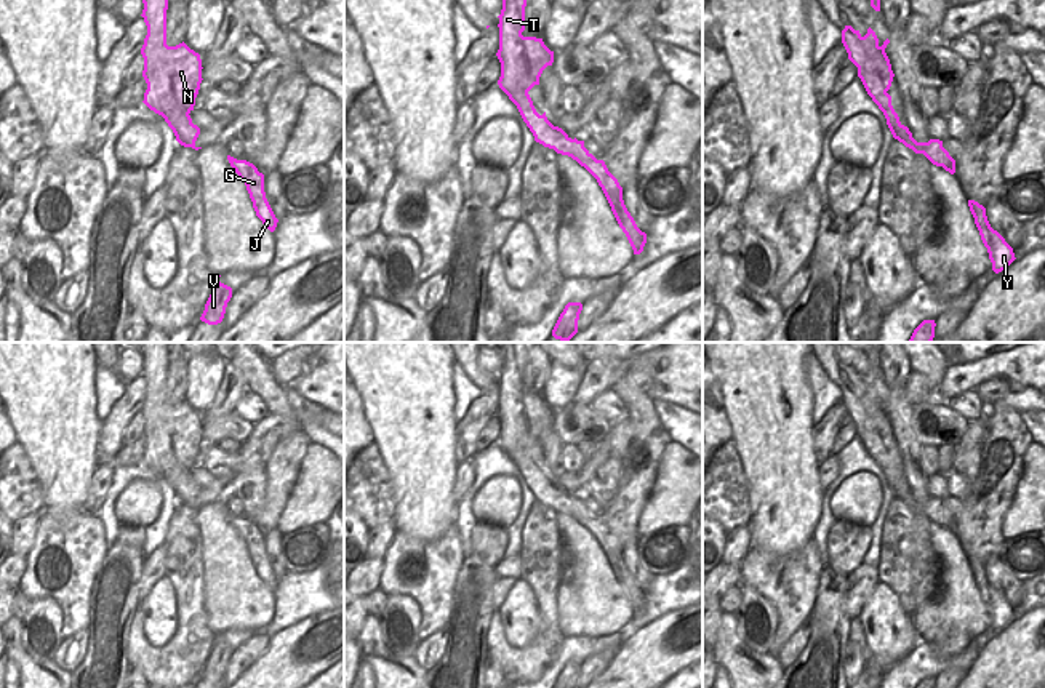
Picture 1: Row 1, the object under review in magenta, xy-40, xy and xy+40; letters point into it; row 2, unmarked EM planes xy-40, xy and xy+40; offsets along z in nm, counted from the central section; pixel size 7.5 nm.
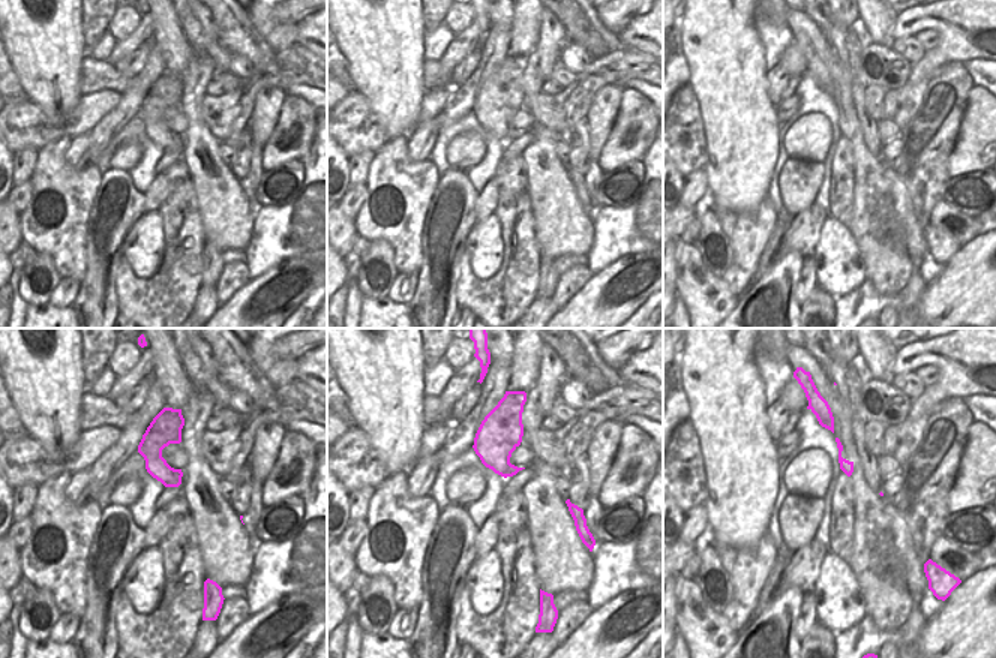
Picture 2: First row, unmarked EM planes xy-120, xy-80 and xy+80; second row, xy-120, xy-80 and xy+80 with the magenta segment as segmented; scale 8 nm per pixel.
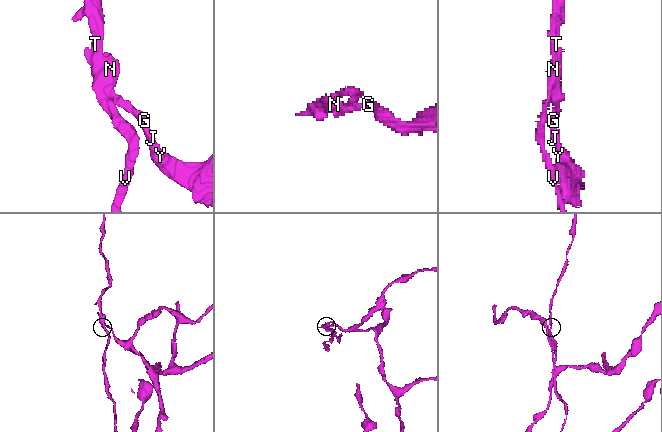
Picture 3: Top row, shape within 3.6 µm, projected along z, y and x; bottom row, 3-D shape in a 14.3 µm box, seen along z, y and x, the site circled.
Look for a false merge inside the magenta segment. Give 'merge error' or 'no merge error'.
merge error

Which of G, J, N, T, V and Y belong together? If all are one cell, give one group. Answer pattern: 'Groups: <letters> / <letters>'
Groups: G J Y / N T V

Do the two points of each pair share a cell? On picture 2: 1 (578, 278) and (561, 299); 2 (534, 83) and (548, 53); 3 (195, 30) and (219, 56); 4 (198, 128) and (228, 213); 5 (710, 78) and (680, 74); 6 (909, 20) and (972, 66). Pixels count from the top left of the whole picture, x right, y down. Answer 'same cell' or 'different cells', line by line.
1: same cell
2: same cell
3: same cell
4: same cell
5: different cells
6: different cells

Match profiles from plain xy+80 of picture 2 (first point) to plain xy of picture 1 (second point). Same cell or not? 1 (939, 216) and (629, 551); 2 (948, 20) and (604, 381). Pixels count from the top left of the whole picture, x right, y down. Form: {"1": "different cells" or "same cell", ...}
{"1": "same cell", "2": "same cell"}

